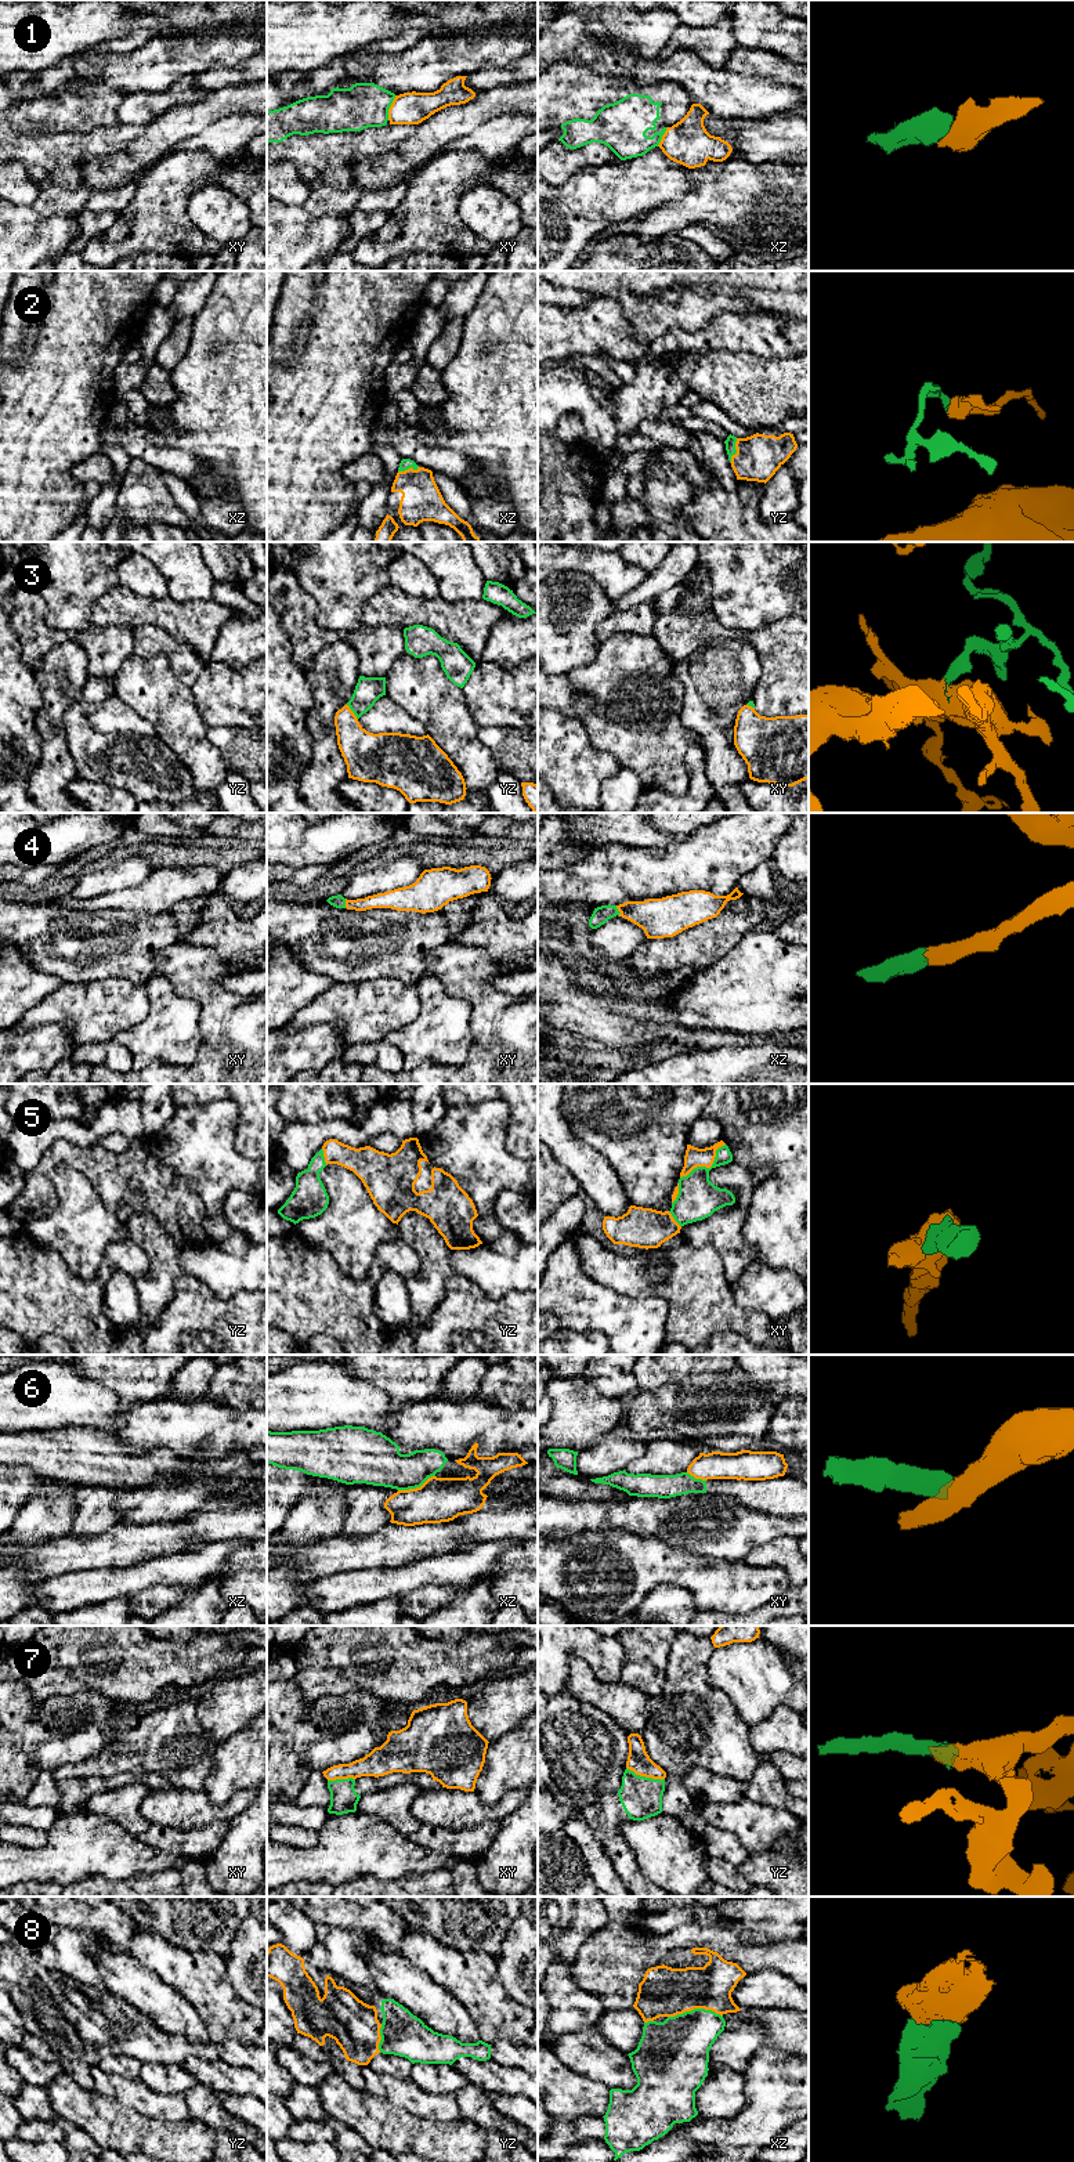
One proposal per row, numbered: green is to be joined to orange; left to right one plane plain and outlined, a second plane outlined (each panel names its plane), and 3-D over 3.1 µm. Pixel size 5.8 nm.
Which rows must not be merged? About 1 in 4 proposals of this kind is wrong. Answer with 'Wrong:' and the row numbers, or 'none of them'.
Wrong: 1, 6, 7

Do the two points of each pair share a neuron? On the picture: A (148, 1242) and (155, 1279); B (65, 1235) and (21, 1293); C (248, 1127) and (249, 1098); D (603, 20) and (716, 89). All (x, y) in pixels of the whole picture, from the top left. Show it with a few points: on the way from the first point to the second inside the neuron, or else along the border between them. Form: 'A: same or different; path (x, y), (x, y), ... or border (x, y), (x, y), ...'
A: same; path (156, 1251), (156, 1269)
B: different; border (26, 1232), (43, 1247), (54, 1250), (73, 1276)
C: same; path (249, 1120), (249, 1105)
D: different; border (624, 47), (632, 55), (655, 57)

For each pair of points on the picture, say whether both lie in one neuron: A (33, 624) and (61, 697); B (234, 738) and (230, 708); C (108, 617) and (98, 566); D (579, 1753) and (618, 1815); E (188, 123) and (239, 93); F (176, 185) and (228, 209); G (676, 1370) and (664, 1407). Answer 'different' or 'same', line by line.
A: different
B: different
C: different
D: different
E: same
F: different
G: different

